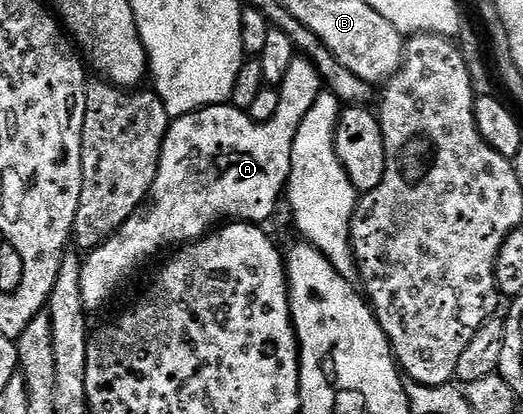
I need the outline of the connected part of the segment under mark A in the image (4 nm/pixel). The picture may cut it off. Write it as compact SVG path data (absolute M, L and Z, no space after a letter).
M226 106L202 107L187 115L179 115L171 122L162 142L158 172L145 203L132 213L132 217L128 217L128 221L124 221L122 228L114 232L108 242L101 243L85 256L80 273L80 293L87 312L100 310L117 293L118 286L157 251L192 243L227 221L262 225L273 213L278 186L284 183L283 176L281 179L274 172L278 167L274 160L274 131L270 127L254 127L253 121L245 119L242 116L245 114L237 106Z

